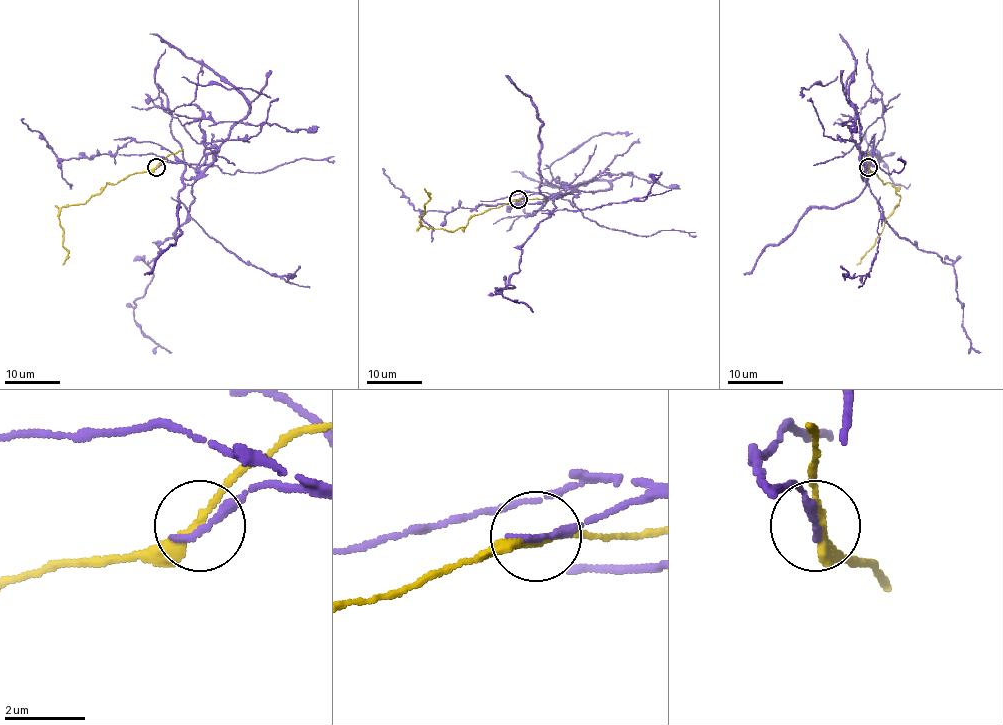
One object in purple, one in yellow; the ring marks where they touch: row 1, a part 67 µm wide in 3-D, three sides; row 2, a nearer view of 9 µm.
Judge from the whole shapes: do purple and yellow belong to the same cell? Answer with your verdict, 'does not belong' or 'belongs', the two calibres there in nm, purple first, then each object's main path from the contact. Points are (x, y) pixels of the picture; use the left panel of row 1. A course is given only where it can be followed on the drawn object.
does not belong; 240 nm thick on the purple side, 200 nm on the other; purple runs (156, 167), (185, 163), (196, 182), (189, 218), (159, 246), (134, 302), (135, 324), (171, 352); yellow runs (156, 167), (130, 174), (116, 183), (108, 182), (83, 204), (62, 207), (58, 219), (68, 255), (62, 264)

